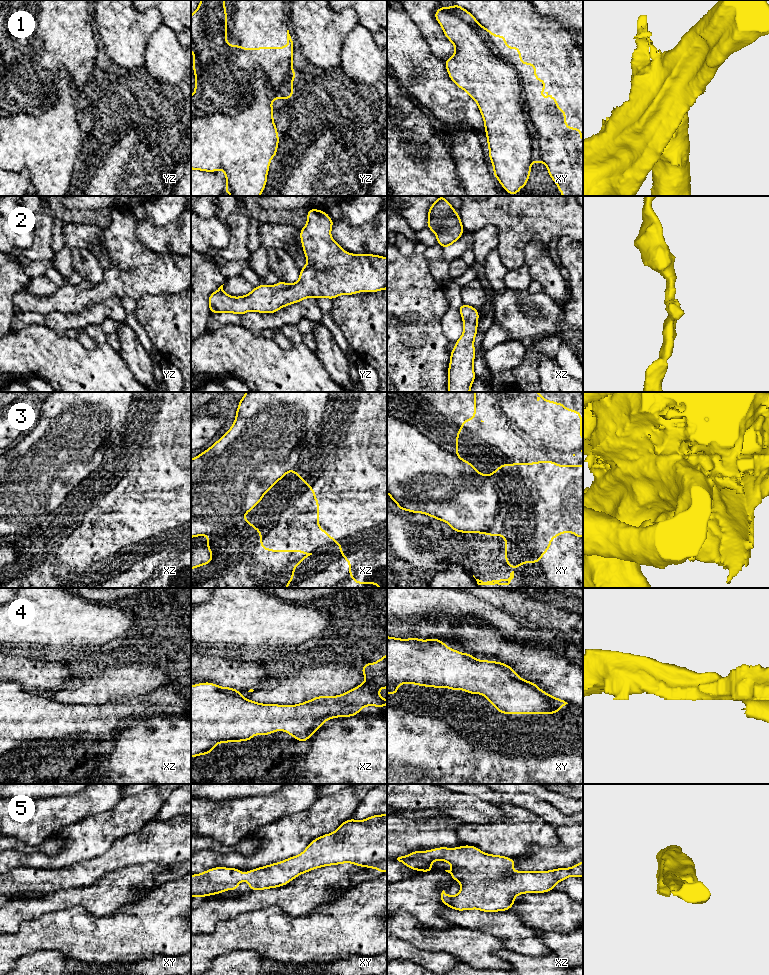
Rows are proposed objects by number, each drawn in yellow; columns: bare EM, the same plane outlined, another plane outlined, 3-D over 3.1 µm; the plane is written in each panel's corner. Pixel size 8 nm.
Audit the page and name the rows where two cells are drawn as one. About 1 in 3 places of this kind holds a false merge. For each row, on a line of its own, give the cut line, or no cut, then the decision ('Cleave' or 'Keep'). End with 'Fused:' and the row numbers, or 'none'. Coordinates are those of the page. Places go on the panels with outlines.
1: Split along yz (293, 71), (271, 91), (258, 74), (229, 110), (192, 96). Cleave
2: No split. Keep
3: Split along xy (486, 476), (460, 495), (486, 524), (459, 531). Cleave
4: No split. Keep
5: No split. Keep
Fused: 1, 3

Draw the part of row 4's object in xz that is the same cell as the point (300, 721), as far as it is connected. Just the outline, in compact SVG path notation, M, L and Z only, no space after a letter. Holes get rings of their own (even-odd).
M387 653L375 663L365 663L361 668L366 681L342 695L317 696L311 700L296 705L262 704L245 699L235 688L221 687L211 682L197 683L191 686L191 758L212 753L219 743L251 741L253 735L271 735L274 731L286 731L298 741L307 742L314 732L322 728L326 720L337 717L352 717L365 706L382 708L387 705L387 699L379 694L379 689L387 688Z

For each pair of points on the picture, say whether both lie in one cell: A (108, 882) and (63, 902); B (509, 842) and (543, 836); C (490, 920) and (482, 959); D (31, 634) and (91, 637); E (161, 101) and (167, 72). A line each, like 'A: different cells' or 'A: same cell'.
A: same cell
B: same cell
C: different cells
D: same cell
E: different cells

